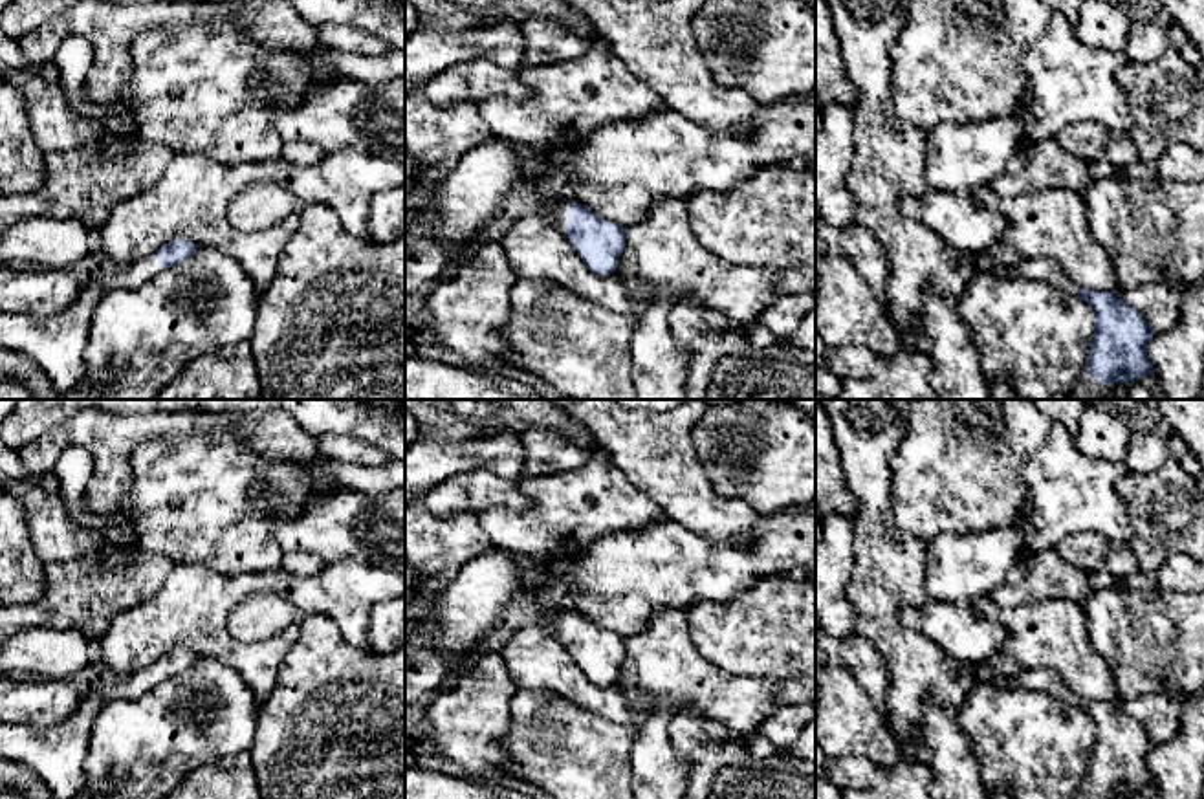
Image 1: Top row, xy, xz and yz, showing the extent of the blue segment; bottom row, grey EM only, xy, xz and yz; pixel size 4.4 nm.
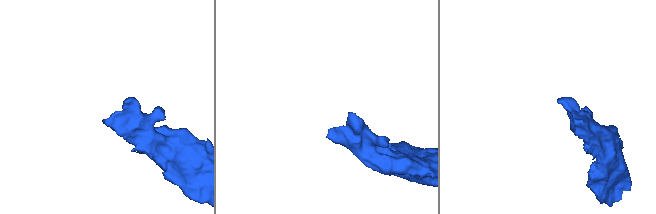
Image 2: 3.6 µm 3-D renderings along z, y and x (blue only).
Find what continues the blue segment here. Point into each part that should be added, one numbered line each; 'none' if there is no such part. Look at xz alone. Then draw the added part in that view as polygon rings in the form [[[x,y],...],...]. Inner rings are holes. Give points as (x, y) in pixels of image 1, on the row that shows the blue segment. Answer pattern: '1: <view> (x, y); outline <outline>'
1: xz (561, 211); outline [[[561,194],[552,196],[552,198],[557,202],[557,205],[553,209],[553,218],[555,218],[557,225],[559,225],[559,229],[564,231],[564,227],[568,224],[568,216],[570,216],[570,198],[561,196]]]

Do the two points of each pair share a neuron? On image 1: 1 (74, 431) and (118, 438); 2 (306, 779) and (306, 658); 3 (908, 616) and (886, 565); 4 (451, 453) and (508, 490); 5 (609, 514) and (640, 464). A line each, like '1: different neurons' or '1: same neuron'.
1: same neuron
2: same neuron
3: different neurons
4: different neurons
5: different neurons

